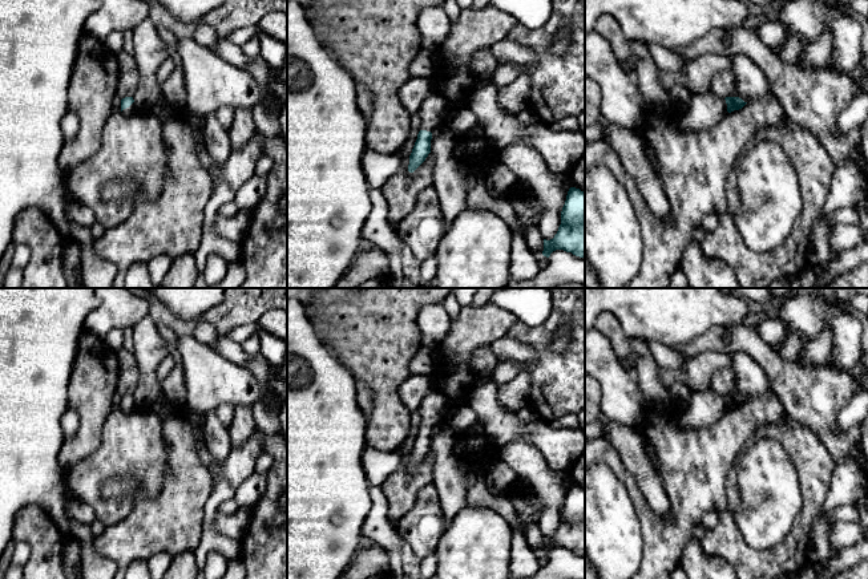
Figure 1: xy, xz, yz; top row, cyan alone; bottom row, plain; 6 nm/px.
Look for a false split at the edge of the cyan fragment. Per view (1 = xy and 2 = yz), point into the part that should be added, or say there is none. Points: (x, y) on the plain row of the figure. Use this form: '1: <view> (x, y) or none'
1: xy (132, 407)
2: yz (707, 407)

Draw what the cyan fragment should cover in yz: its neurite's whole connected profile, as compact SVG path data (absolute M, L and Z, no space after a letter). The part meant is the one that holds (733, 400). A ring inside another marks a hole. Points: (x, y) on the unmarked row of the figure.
M711 389L697 392L677 422L682 428L699 430L716 422L727 410L739 408L746 401L739 394L722 396Z

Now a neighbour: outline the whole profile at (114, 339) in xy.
M120 328L112 329L104 339L106 345L114 352L122 348L124 332Z

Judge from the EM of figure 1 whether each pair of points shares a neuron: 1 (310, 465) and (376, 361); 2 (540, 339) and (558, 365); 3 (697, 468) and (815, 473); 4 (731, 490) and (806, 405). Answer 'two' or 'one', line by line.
1: two
2: one
3: two
4: two

